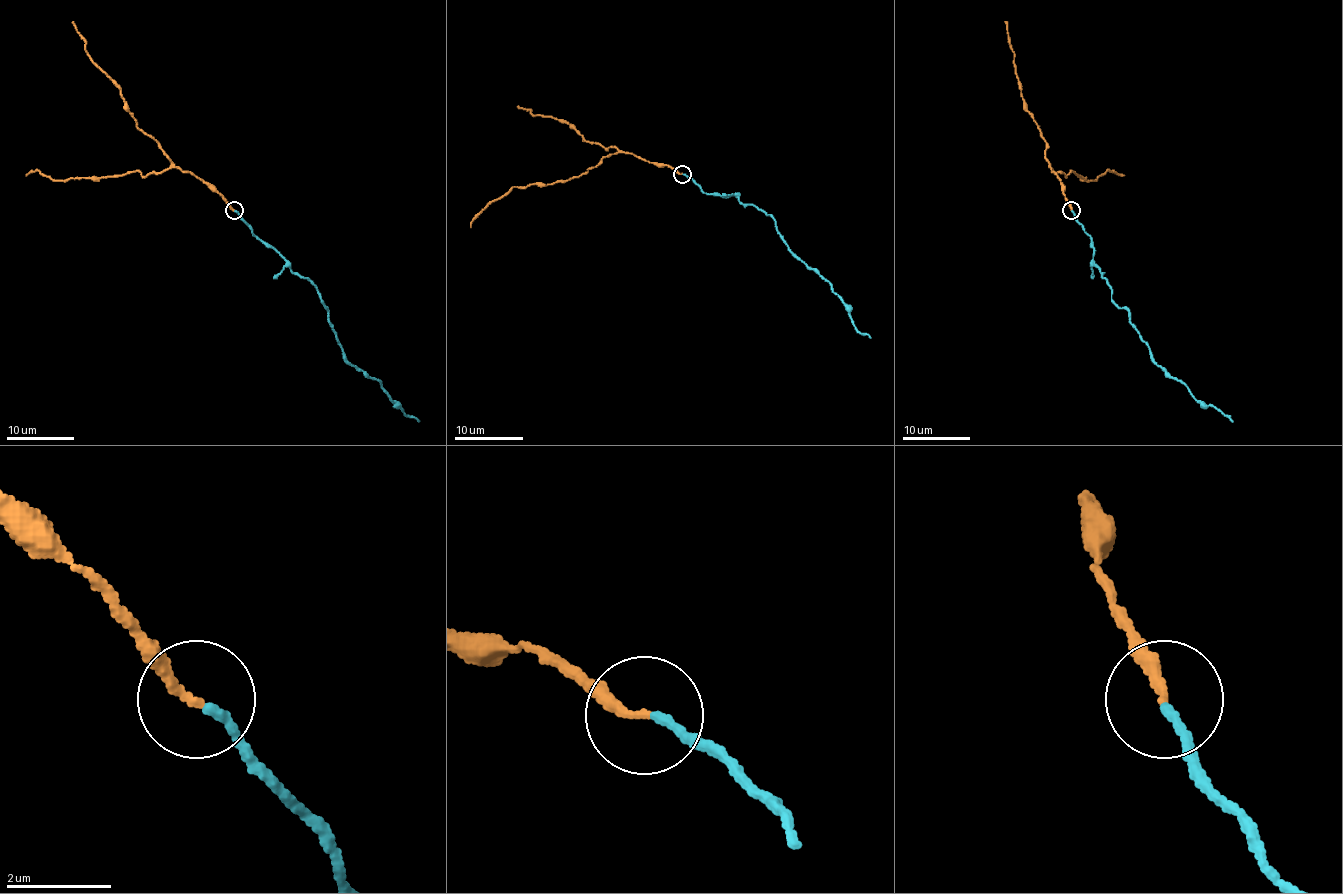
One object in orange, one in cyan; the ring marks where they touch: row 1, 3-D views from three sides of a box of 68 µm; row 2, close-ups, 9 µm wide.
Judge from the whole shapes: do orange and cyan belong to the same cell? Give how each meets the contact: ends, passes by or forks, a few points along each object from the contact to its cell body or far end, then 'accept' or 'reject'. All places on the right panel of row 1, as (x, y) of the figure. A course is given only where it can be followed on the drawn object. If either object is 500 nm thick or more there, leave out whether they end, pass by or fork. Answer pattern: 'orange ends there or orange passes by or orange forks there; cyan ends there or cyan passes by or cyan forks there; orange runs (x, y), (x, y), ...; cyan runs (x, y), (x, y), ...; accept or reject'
orange ends there; cyan ends there; orange runs (1072, 210), (1045, 158), (1046, 142), (1026, 108), (1004, 22); cyan runs (1072, 210), (1091, 237), (1092, 259), (1111, 288), (1111, 298), (1128, 312), (1150, 356), (1199, 402), (1233, 420); accept

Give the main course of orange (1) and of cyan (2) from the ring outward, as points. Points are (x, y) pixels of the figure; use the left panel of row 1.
1: (233, 210), (201, 180), (181, 171), (136, 125), (121, 90), (89, 56), (84, 37), (72, 22)
2: (235, 210), (257, 237), (270, 246), (294, 273), (316, 288), (343, 356), (379, 381), (401, 410), (420, 420)

